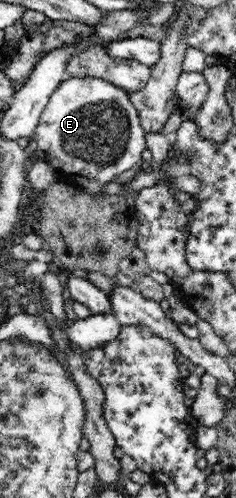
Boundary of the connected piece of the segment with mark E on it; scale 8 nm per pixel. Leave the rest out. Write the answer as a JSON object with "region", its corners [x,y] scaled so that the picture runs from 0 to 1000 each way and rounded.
{"region":[[[411,155],[271,159],[237,175],[153,251],[144,275],[153,299],[229,341],[242,361],[360,380],[394,392],[424,392],[441,388],[449,367],[492,363],[492,351],[517,351],[576,327],[602,325],[602,303],[623,299],[614,261],[542,191],[547,185],[496,171]]]}

